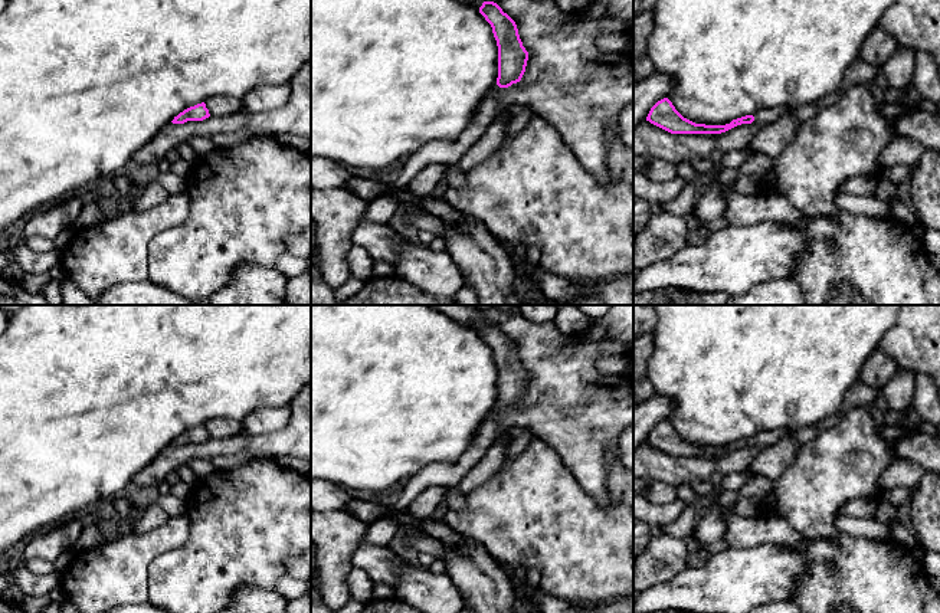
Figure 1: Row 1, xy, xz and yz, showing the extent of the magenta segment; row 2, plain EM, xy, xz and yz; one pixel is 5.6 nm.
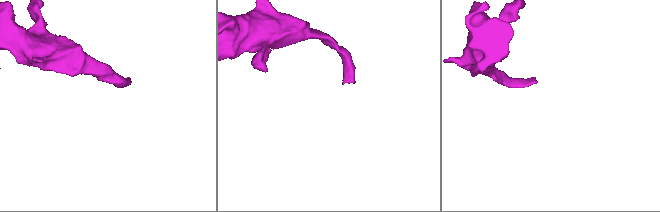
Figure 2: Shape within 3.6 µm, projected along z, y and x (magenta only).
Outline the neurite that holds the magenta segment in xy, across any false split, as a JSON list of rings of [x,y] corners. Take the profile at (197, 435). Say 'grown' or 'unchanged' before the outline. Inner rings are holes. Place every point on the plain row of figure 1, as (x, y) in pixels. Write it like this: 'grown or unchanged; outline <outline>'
unchanged; outline [[[202,424],[202,426],[197,426],[194,429],[184,432],[177,439],[174,439],[174,442],[171,445],[184,446],[187,443],[203,443],[209,439],[210,439],[209,432],[206,430],[206,426]]]

